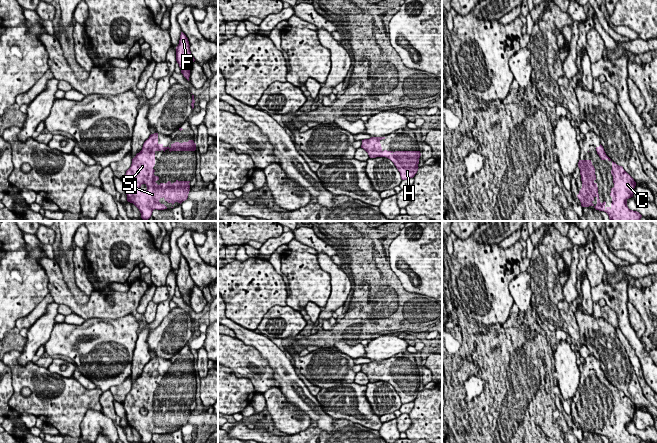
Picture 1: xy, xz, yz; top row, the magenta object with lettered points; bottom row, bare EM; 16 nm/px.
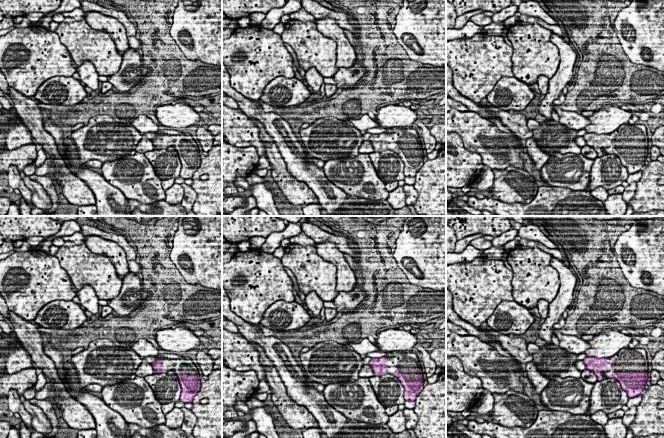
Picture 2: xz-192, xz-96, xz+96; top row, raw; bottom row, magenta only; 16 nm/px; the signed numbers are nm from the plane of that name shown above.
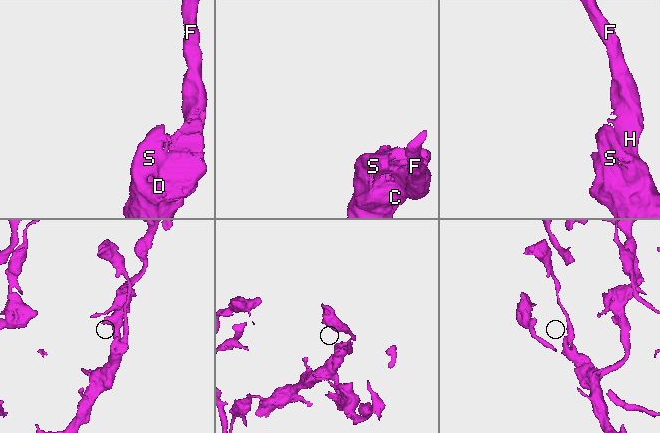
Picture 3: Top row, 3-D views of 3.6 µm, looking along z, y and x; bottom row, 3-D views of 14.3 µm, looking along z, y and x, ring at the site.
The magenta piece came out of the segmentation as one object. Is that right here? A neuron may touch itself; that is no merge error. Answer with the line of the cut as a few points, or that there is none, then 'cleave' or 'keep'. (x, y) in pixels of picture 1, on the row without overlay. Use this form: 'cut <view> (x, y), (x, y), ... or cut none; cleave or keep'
cut none; keep

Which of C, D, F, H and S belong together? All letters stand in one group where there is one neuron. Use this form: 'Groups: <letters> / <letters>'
Groups: C D F H S

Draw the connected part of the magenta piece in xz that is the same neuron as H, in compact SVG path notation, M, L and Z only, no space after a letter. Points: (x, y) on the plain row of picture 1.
M371 361L362 364L363 372L370 382L386 381L390 383L398 395L402 404L413 402L418 395L420 375L387 375L382 374L380 365L385 361Z

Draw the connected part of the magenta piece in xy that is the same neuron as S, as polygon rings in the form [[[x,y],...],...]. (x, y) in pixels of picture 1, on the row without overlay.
[[[158,357],[151,358],[144,366],[142,374],[132,383],[131,391],[126,395],[123,403],[127,425],[133,427],[140,435],[142,443],[149,443],[152,436],[164,434],[167,431],[159,424],[164,422],[171,427],[182,427],[187,424],[190,415],[190,405],[178,405],[174,407],[156,407],[158,400],[154,399],[155,376],[163,374],[171,375],[195,375],[196,367],[193,364],[188,366],[175,366],[169,371],[158,367]]]

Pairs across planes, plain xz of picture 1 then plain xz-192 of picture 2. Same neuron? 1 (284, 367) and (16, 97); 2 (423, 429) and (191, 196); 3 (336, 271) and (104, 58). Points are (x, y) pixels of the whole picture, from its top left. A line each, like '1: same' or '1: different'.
1: different
2: different
3: different

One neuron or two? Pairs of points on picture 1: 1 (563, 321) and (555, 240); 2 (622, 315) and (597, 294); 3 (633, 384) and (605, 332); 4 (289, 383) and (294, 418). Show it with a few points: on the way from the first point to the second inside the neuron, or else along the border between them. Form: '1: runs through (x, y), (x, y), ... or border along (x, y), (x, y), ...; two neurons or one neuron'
1: runs through (544, 301), (544, 260); one neuron
2: runs through (617, 308), (604, 296); one neuron
3: runs through (620, 372), (607, 345); one neuron
4: border along (279, 389), (288, 401), (301, 409), (310, 419); two neurons

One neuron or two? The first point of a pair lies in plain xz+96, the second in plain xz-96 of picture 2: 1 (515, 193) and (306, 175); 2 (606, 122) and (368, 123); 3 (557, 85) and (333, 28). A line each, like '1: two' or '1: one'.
1: two
2: two
3: one

